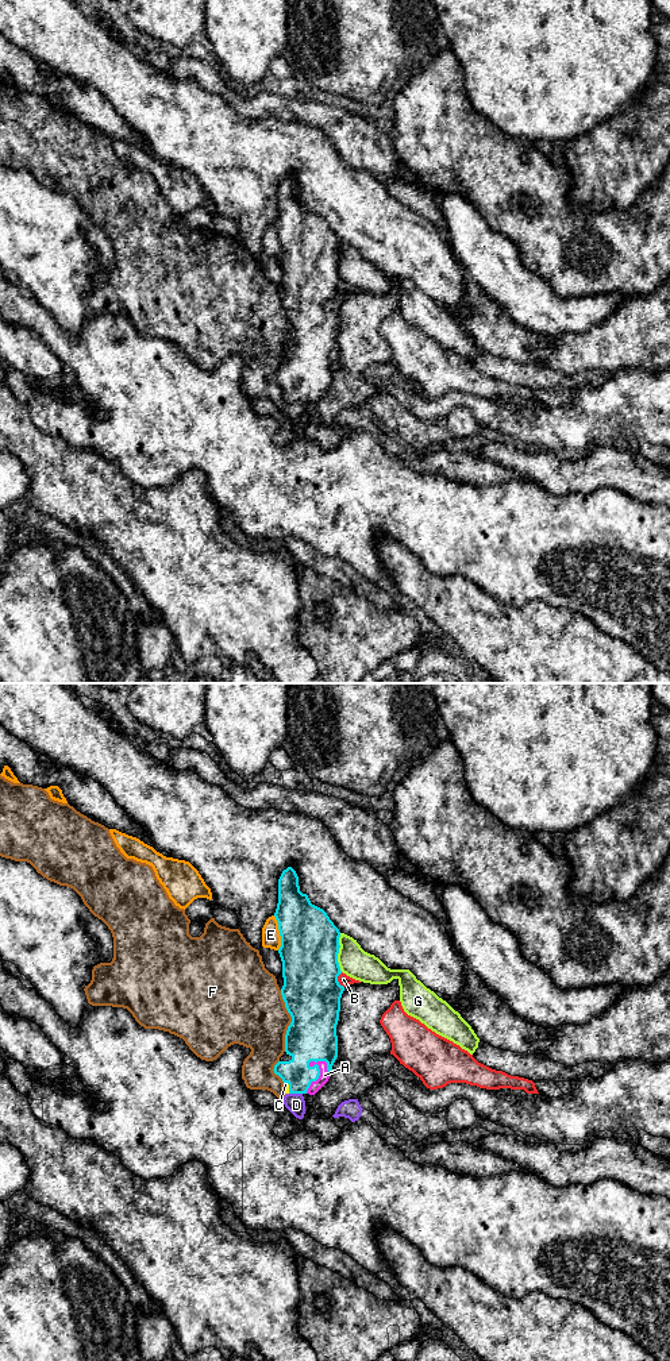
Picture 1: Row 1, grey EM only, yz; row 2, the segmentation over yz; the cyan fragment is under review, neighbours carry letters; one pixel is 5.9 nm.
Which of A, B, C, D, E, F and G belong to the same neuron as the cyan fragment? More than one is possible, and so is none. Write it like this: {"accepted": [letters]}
{"accepted": ["A", "C"]}

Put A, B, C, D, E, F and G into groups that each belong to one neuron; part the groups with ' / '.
A C / B / D F / E / G

